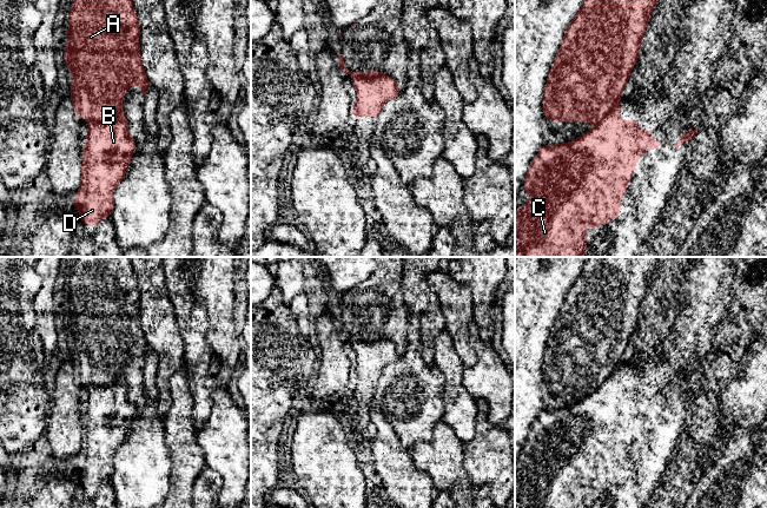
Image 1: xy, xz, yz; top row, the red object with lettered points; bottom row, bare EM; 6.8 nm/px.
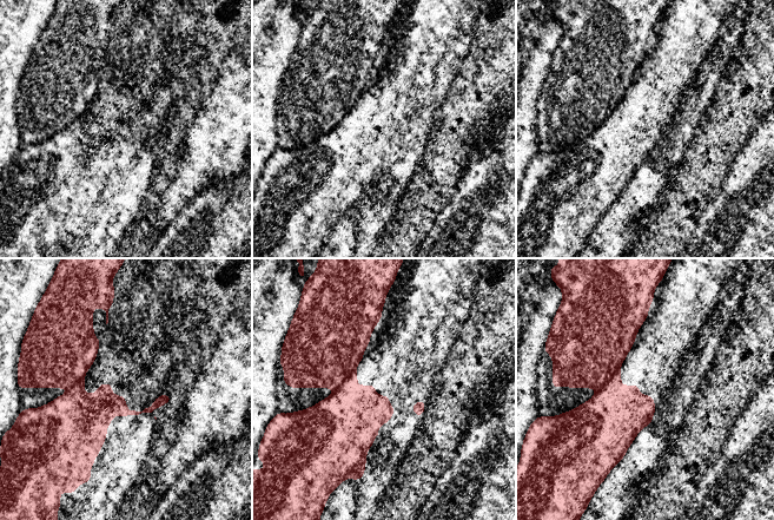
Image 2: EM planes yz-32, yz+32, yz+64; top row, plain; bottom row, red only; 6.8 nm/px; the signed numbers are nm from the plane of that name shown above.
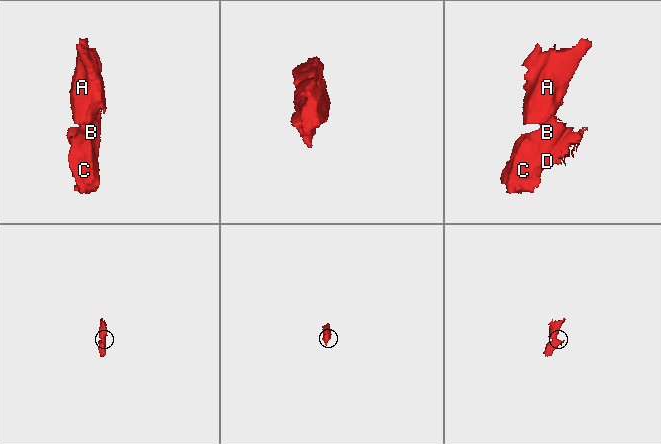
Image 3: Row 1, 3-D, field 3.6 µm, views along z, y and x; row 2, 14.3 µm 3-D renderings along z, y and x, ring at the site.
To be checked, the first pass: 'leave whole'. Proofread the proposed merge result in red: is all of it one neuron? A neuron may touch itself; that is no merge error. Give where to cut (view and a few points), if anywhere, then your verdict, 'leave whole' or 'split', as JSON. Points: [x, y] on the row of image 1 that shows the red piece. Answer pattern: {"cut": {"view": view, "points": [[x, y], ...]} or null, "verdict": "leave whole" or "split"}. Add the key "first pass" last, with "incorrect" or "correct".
{"cut": {"view": "xy", "points": [[124, 116], [117, 117], [111, 121], [88, 123]]}, "verdict": "split", "first pass": "incorrect"}

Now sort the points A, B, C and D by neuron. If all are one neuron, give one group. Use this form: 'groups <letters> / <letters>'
groups A / B C D

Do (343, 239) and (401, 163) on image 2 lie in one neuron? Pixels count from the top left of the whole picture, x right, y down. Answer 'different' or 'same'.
different

